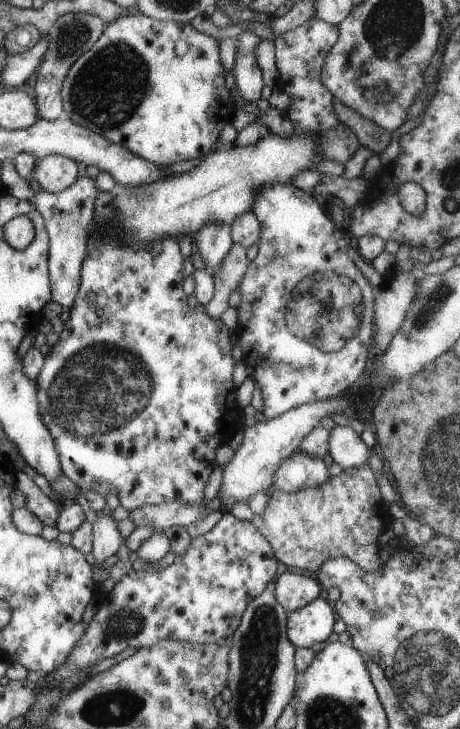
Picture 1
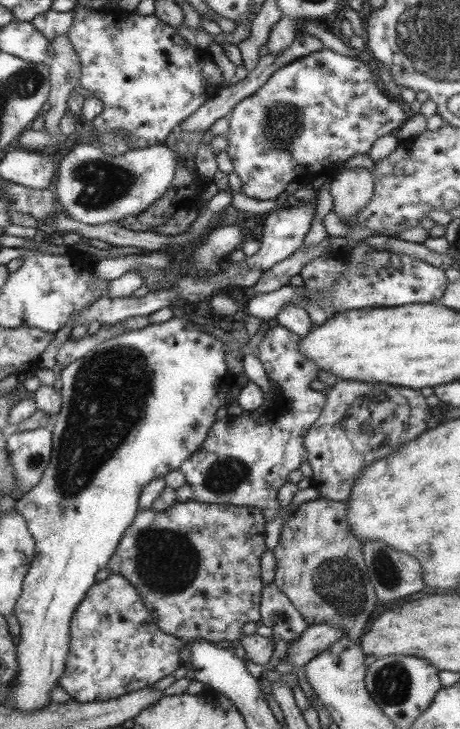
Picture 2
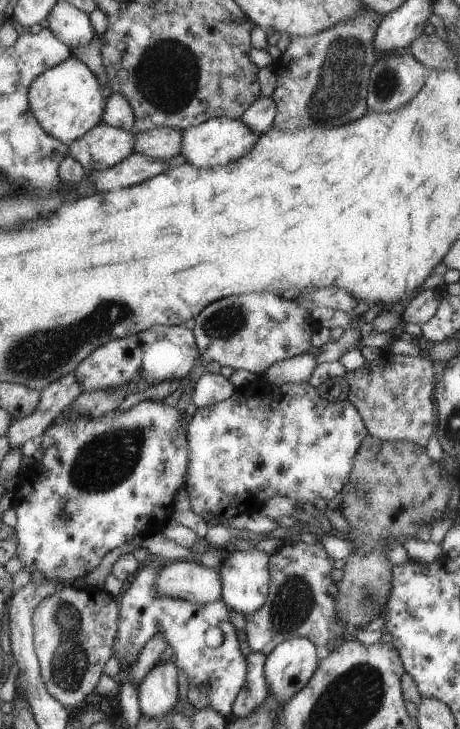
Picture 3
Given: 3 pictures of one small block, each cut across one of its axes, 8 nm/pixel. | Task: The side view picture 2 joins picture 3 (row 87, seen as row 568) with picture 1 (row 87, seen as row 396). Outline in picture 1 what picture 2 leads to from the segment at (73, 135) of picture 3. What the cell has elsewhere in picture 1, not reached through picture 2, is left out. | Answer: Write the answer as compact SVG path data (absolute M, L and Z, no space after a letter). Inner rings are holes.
M129 13L117 17L103 26L101 34L95 39L95 42L86 51L83 51L68 68L59 89L63 115L72 123L78 124L105 138L106 141L122 146L130 153L159 166L165 167L181 160L191 160L191 158L203 158L207 152L213 150L211 146L217 142L217 138L220 136L216 117L224 111L220 100L224 92L223 83L226 72L221 65L217 46L217 41L193 29L189 23L155 20L141 13Z

